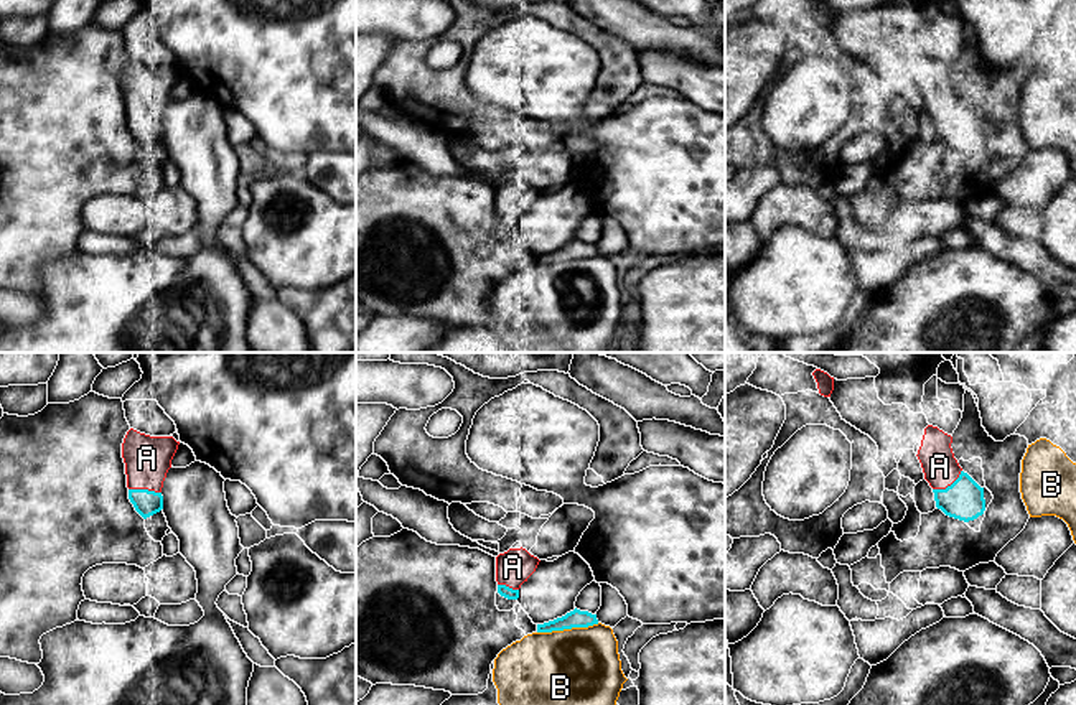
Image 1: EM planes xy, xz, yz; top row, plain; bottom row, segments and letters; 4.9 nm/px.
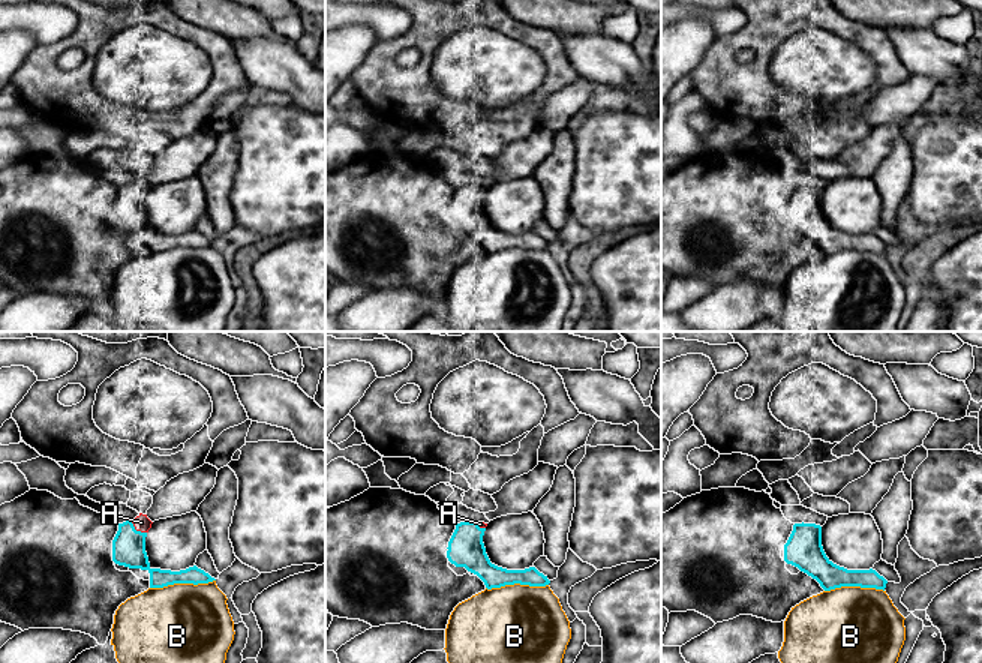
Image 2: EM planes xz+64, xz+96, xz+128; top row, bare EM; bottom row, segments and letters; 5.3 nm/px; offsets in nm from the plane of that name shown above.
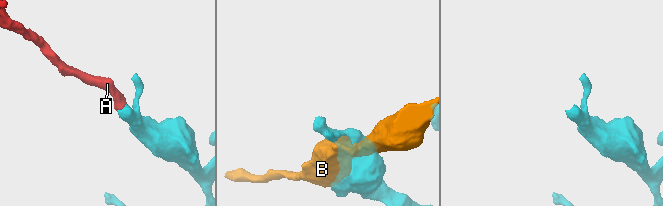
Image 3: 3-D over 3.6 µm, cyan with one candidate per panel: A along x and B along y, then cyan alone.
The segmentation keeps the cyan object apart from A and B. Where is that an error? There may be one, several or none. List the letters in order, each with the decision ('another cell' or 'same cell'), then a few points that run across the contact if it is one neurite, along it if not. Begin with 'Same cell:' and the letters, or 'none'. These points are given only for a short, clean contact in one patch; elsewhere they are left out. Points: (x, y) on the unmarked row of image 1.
Same cell: A
A: same cell
B: another cell

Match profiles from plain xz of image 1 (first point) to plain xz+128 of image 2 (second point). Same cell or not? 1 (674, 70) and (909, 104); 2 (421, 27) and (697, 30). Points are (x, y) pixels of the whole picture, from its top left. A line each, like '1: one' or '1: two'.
1: two
2: two

